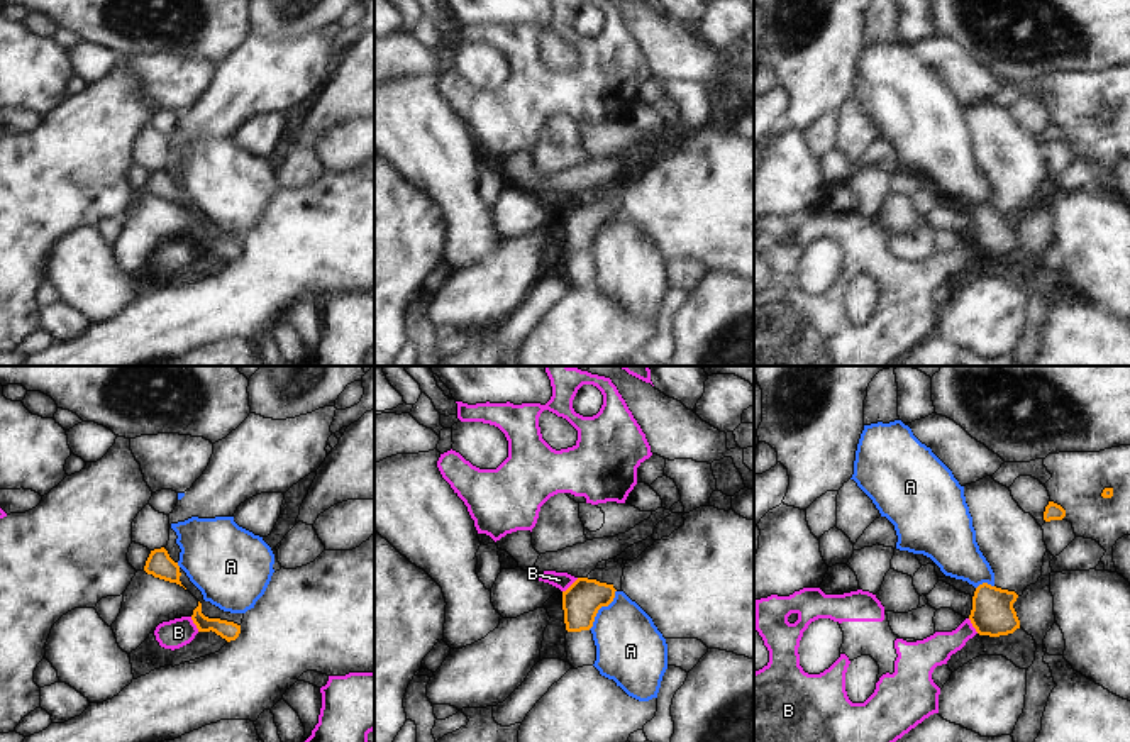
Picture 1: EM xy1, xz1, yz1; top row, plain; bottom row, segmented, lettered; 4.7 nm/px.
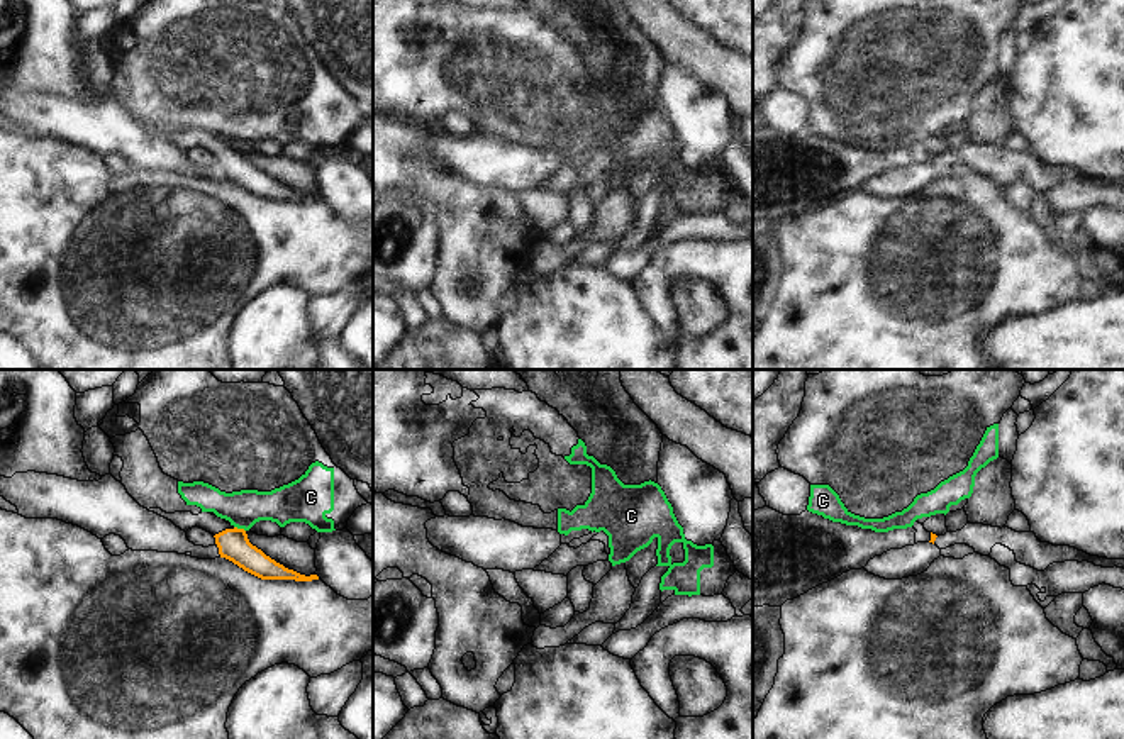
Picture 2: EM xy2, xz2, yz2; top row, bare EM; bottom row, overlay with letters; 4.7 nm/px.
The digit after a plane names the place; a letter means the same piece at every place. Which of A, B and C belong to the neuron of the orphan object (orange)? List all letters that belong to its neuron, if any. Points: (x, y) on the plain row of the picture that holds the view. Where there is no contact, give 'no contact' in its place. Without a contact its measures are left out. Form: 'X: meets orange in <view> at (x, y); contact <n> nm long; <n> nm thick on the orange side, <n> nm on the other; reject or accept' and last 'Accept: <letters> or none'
A: meets orange in xz1 at (600, 227); contact 240 nm long; 180 nm thick on the orange side, 320 nm on the other; reject
B: meets orange in xz1 at (571, 205); contact 100 nm long; 180 nm thick on the orange side, 80 nm on the other; reject
C: meets orange in xy2 at (239, 150); contact 60 nm long; 150 nm thick on the orange side, 180 nm on the other; reject
Accept: none

